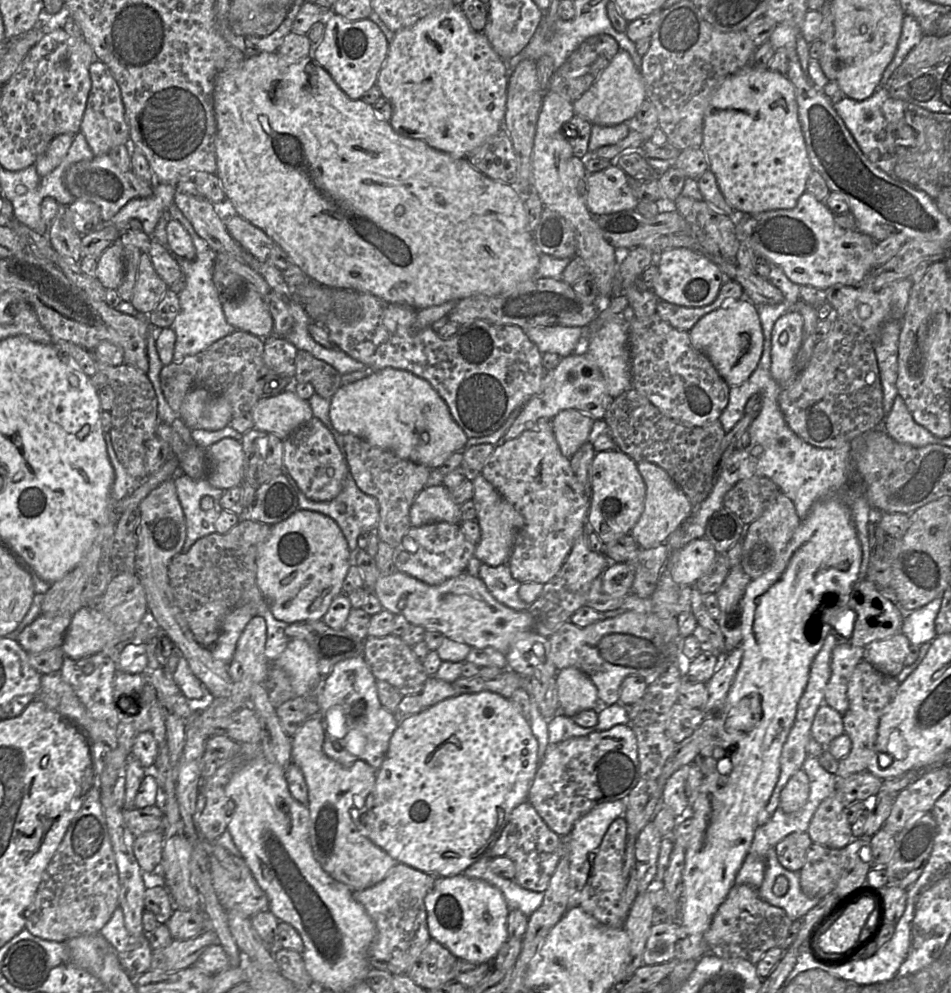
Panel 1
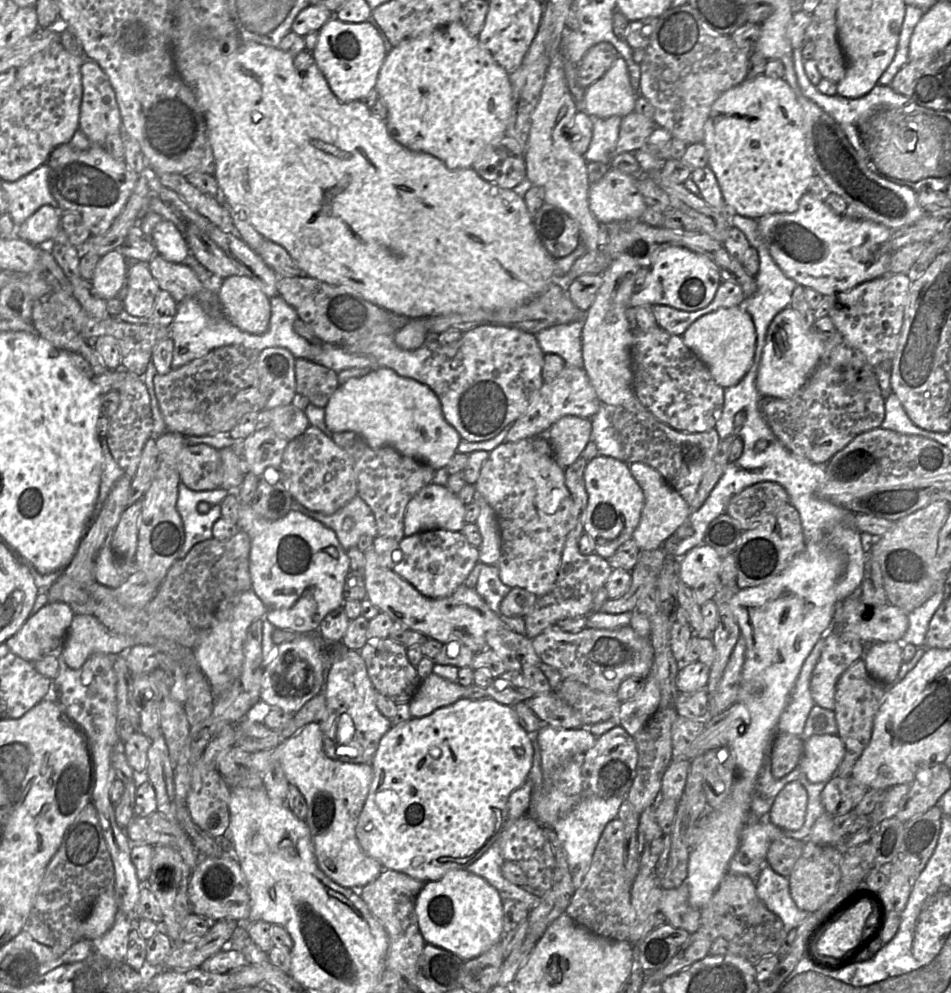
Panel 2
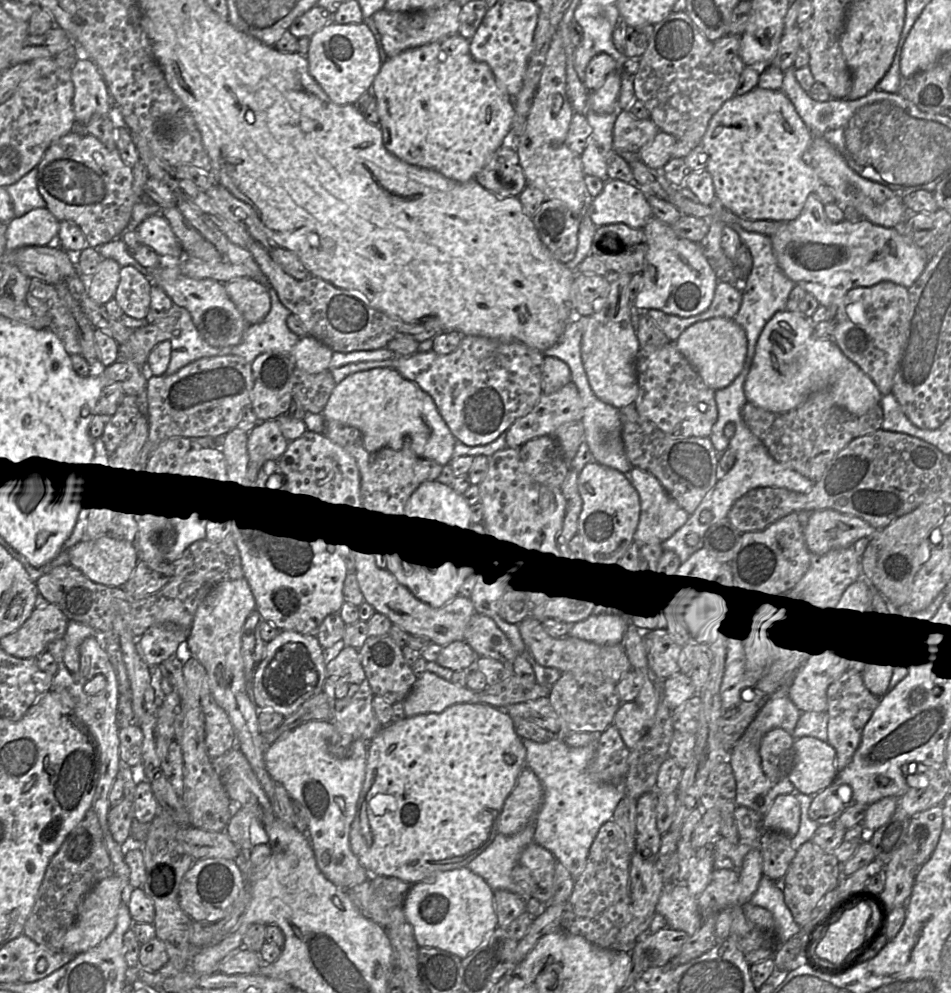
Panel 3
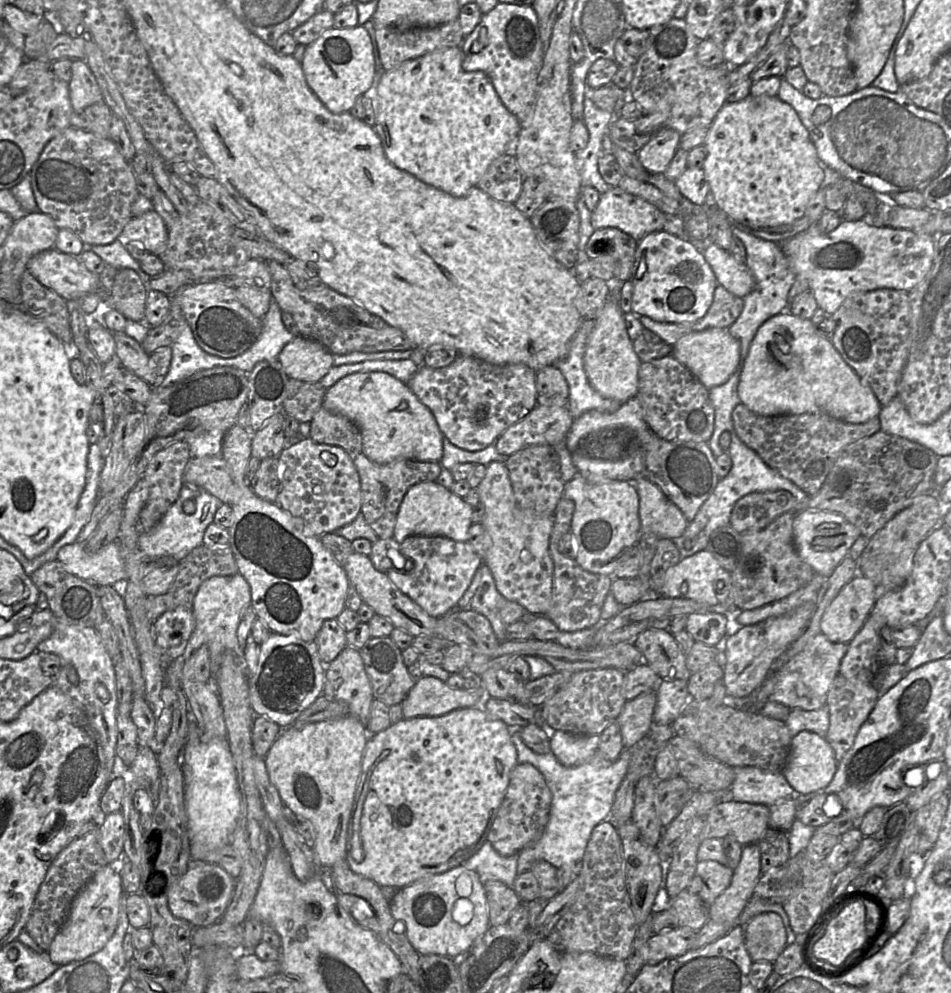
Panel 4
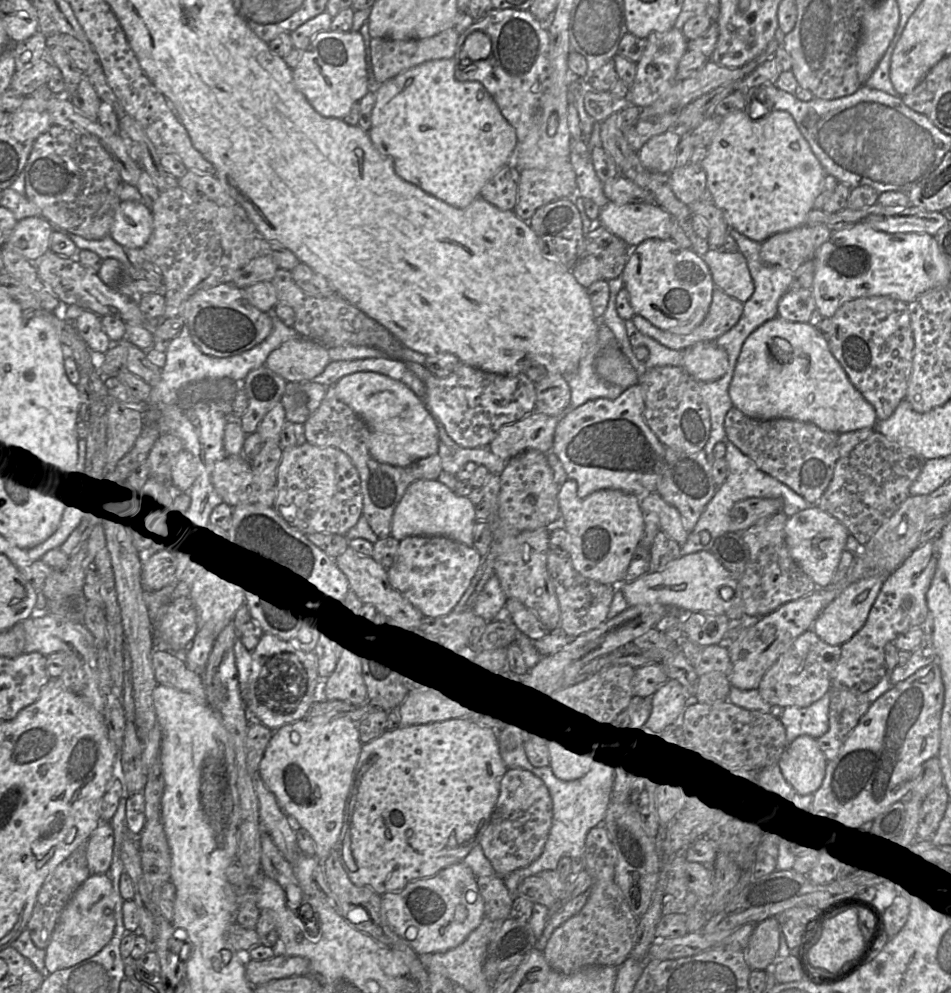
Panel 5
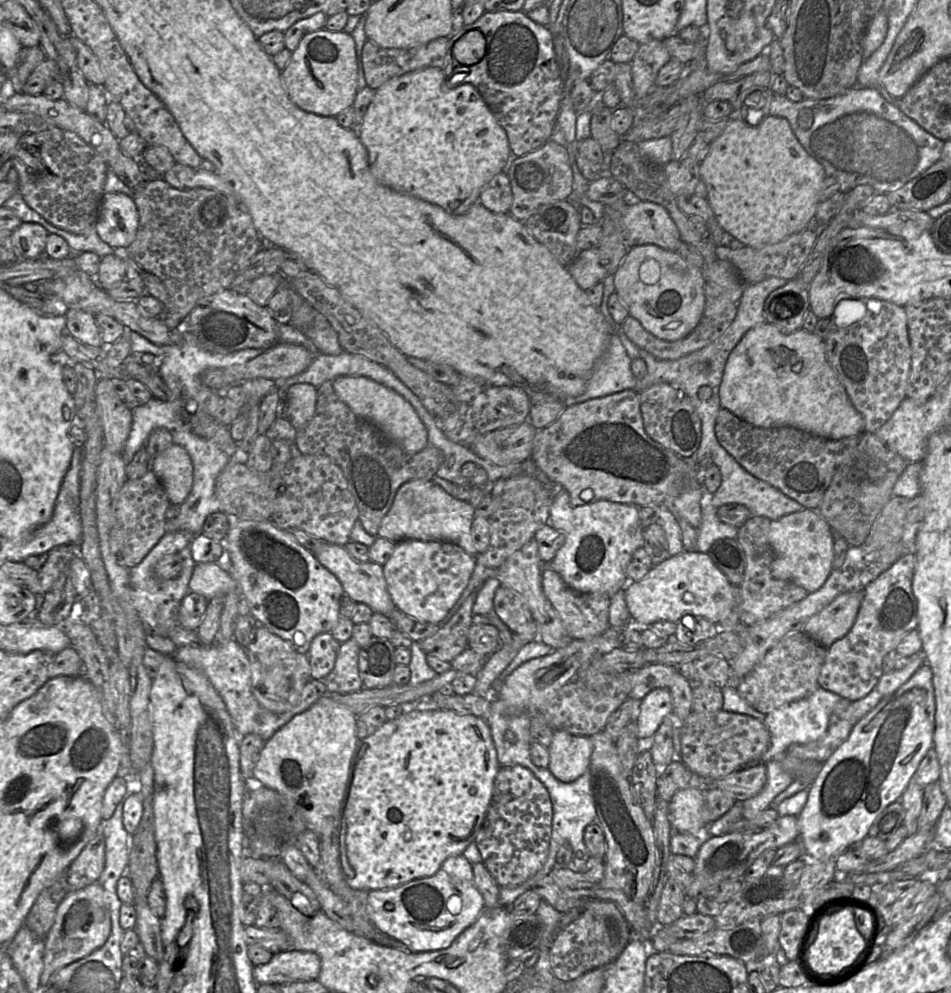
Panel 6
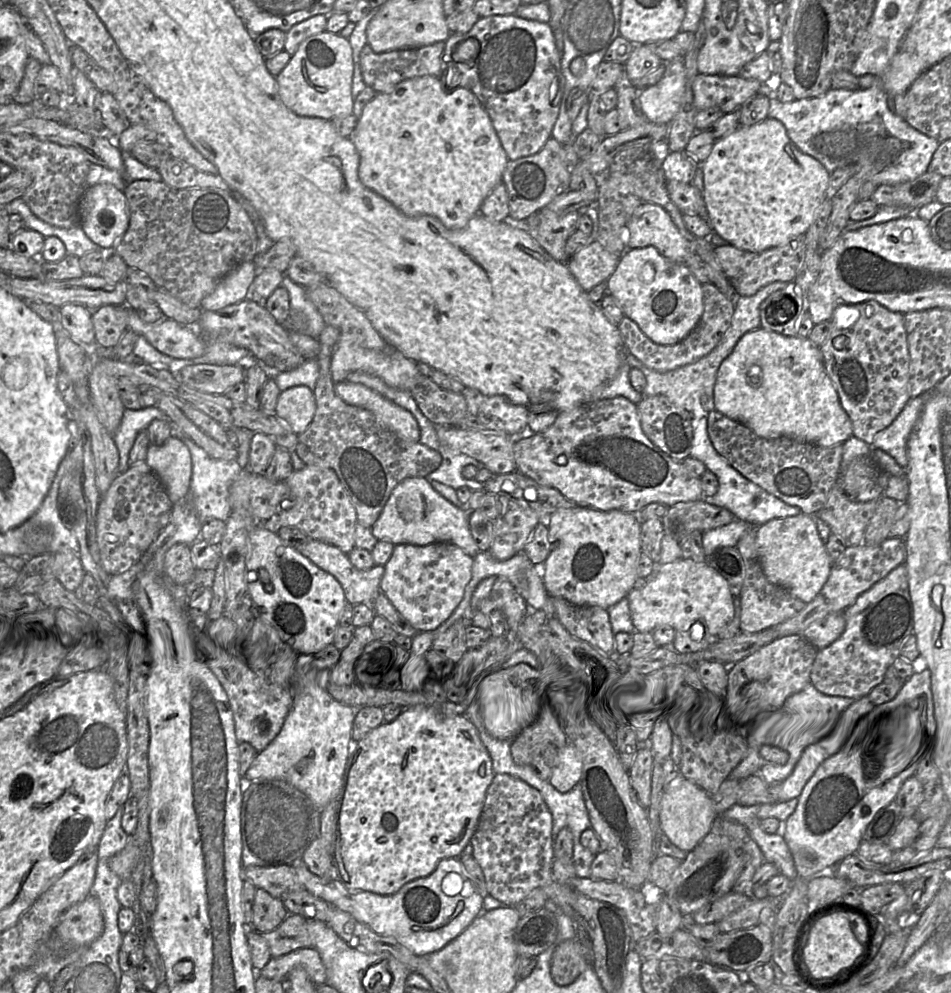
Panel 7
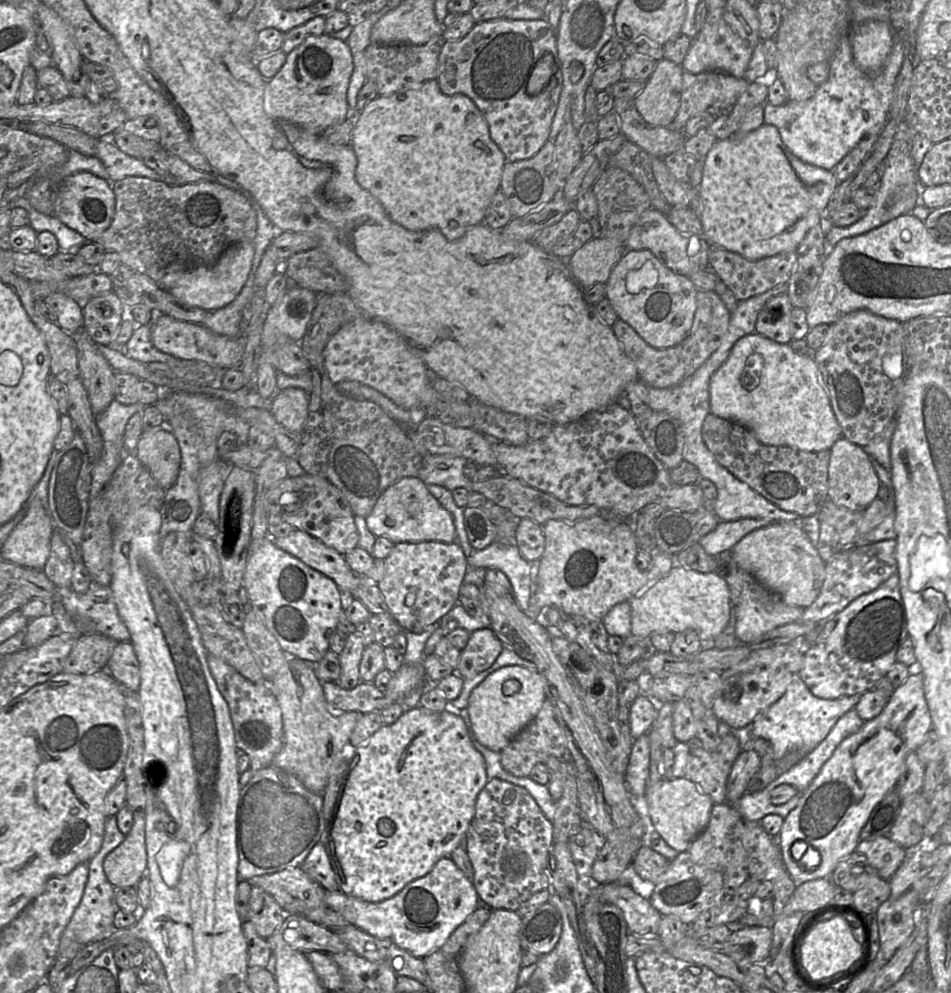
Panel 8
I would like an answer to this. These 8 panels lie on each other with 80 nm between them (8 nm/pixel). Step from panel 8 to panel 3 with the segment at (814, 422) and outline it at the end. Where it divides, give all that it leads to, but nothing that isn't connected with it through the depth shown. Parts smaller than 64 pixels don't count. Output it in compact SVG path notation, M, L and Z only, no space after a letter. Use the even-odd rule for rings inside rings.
M777 312L763 328L755 349L751 368L744 384L748 403L774 413L784 413L800 406L817 392L829 393L839 407L851 414L861 416L880 404L882 394L874 381L838 347L834 340L818 337L809 318L799 312Z

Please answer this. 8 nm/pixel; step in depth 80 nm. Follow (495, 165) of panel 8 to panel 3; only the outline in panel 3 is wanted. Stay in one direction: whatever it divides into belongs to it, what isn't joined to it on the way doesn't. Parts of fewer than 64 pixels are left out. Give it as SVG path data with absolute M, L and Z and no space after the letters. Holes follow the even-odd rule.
M460 34L387 58L373 81L372 96L377 101L378 125L385 148L408 164L435 170L457 182L475 179L489 158L511 137L513 98L501 88L487 63L473 59L470 40Z

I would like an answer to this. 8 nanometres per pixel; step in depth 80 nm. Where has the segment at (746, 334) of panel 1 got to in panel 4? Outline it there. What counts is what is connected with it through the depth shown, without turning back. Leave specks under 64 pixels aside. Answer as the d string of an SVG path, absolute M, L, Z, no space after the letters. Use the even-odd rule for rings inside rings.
M708 328L682 336L672 348L672 355L707 389L726 383L740 361L740 342L726 328Z

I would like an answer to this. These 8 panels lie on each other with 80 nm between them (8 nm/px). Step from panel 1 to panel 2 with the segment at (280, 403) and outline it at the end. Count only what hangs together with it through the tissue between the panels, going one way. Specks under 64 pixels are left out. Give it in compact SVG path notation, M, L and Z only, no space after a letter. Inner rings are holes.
M293 405L279 406L260 413L260 424L271 427L278 436L290 441L301 435L309 426L304 410Z

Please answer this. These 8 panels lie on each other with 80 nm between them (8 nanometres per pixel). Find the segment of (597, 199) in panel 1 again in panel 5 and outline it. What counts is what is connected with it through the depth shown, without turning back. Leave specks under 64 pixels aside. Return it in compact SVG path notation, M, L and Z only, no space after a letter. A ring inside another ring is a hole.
M609 201L600 209L597 220L630 248L635 248L647 239L671 238L671 215L656 203L618 205Z

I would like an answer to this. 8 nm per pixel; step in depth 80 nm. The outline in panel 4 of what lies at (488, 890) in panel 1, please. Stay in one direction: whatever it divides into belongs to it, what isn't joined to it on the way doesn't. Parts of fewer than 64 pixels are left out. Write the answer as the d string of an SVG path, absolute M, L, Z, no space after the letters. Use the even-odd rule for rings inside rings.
M463 864L396 890L390 899L390 911L394 919L403 922L409 942L420 955L437 954L458 960L471 950L490 927L484 882L476 872Z

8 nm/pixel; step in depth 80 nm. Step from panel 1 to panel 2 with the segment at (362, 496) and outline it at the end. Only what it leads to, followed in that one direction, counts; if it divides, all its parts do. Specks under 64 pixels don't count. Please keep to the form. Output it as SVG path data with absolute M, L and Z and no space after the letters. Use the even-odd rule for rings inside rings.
M359 495L331 515L310 511L295 500L292 510L299 511L332 529L346 551L357 547L358 540L362 535L369 535L373 538L378 535L374 514Z

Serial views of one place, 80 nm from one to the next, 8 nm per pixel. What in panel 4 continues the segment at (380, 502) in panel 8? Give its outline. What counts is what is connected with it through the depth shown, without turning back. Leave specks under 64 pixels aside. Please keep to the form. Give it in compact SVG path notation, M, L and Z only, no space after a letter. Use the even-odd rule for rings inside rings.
M423 481L411 486L398 510L393 538L400 544L414 535L444 536L459 542L468 542L472 524L472 506L463 498L436 481Z

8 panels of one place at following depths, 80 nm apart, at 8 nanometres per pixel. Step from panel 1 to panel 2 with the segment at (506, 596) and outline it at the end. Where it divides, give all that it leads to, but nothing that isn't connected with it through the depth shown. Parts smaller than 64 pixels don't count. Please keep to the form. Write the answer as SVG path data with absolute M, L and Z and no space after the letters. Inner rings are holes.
M482 564L475 590L489 608L500 615L501 602L508 595L511 588L501 582L499 569L496 565Z

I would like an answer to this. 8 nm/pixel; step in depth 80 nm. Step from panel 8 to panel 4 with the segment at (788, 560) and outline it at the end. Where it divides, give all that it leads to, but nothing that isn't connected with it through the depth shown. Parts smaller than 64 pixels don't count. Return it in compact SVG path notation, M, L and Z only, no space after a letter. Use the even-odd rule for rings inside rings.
M804 510L795 515L793 543L799 557L815 574L828 578L840 562L849 556L853 543L861 536L859 529L841 515L822 510Z

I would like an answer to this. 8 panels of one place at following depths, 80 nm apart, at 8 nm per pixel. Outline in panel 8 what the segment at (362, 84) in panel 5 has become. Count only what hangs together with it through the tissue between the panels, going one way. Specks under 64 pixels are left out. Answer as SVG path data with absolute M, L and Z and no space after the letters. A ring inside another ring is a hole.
M326 33L308 36L287 54L280 71L268 80L264 92L264 111L272 118L293 123L313 135L319 135L330 125L351 117L347 90L353 69L353 58L346 41Z

